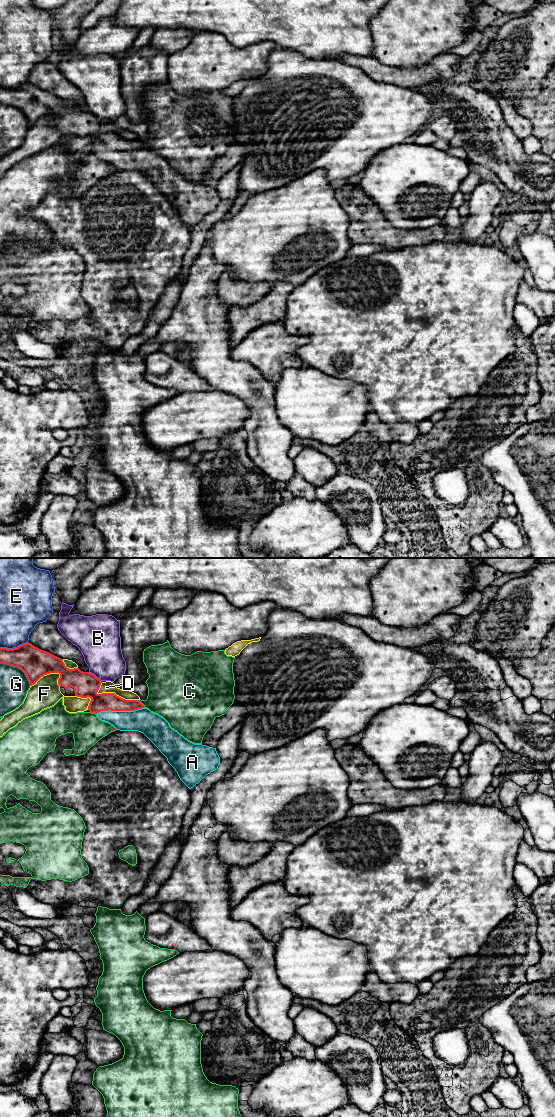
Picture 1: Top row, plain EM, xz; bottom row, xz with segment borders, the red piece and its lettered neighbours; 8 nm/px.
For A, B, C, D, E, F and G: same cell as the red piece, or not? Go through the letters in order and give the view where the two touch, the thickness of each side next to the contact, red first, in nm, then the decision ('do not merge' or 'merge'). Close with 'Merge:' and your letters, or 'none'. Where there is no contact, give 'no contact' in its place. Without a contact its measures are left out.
A: meets red in xz; 140 nm thick on the red side, 190 nm on the other; merge
B: meets red in xz; 200 nm thick on the red side, 320 nm on the other; do not merge
C: meets red in xz; 140 nm thick on the red side, 380 nm on the other; do not merge
D: meets red in xz; 190 nm thick on the red side, 100 nm on the other; do not merge
E: meets red in xz; 240 nm thick on the red side, 300 nm on the other; do not merge
F: meets red in xz; 240 nm thick on the red side, 220 nm on the other; do not merge
G: meets red in xz; 240 nm thick on the red side, 220 nm on the other; do not merge
Merge: A

